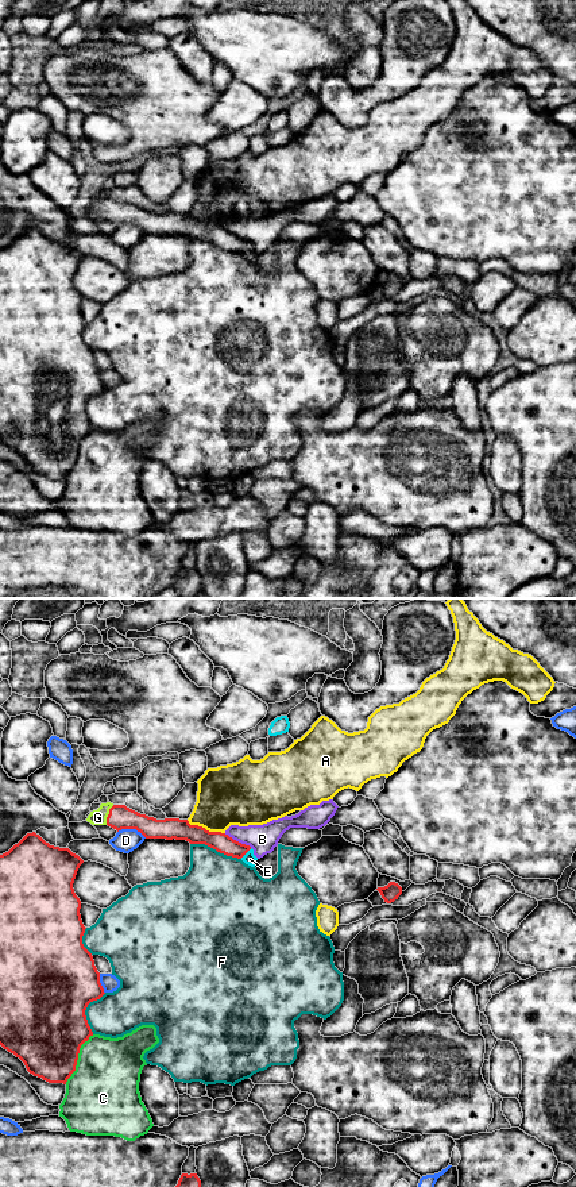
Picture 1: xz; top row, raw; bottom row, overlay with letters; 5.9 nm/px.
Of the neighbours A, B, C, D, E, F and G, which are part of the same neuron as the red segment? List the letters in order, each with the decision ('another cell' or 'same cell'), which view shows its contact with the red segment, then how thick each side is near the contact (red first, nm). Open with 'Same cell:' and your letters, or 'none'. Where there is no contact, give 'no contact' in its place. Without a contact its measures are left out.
Same cell: G
A: another cell; meets red in xz; 130 nm thick on the red side, 360 nm on the other
B: another cell; meets red in xz; 110 nm thick on the red side, 170 nm on the other
C: another cell; meets red in xz; 460 nm thick on the red side, 420 nm on the other
D: another cell; meets red in xz; 140 nm thick on the red side, 140 nm on the other
E: another cell; meets red in xz; 110 nm thick on the red side, 70 nm on the other
F: another cell; meets red in xz; 130 nm thick on the red side, 440 nm on the other
G: same cell; meets red in xz; 140 nm thick on the red side, 100 nm on the other

